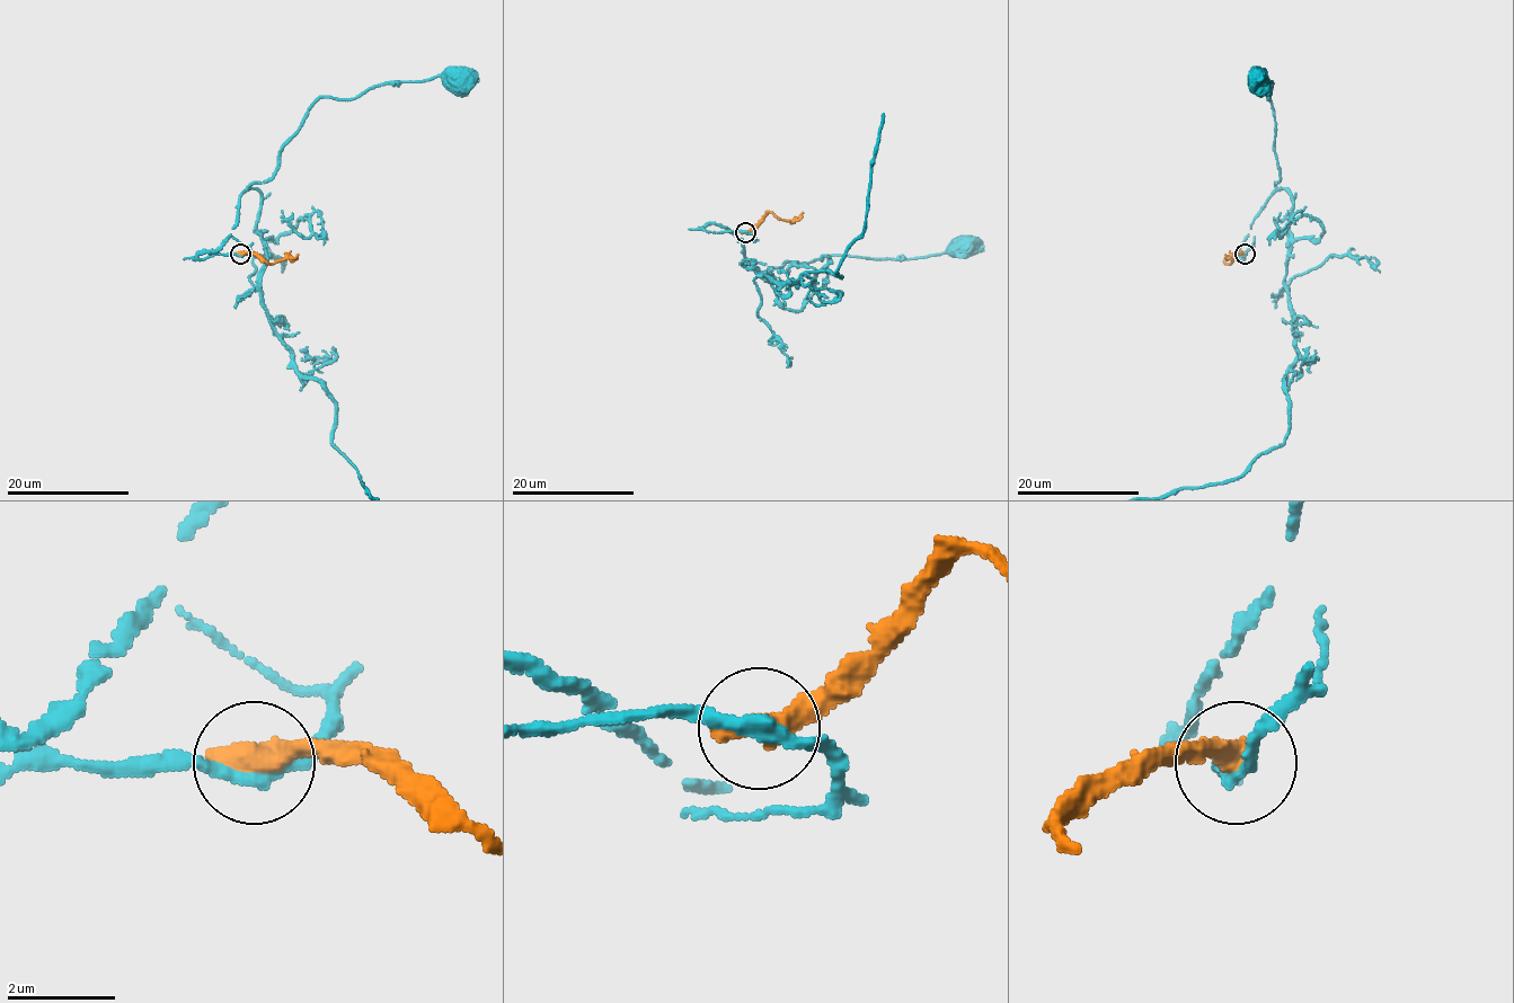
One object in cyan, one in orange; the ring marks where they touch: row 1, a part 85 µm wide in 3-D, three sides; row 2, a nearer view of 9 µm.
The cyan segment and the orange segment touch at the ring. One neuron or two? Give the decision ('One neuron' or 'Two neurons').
Two neurons

